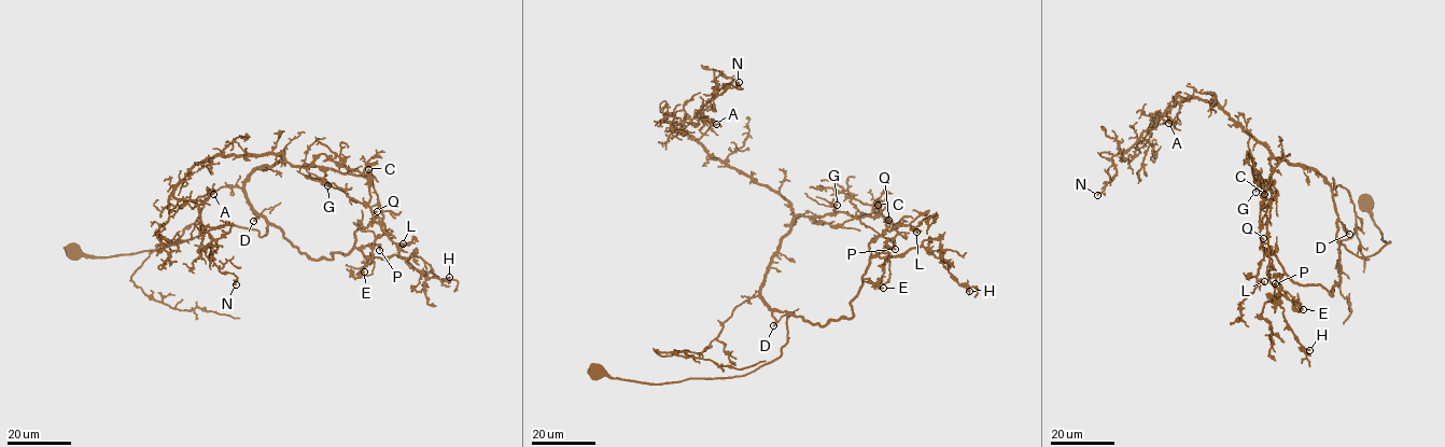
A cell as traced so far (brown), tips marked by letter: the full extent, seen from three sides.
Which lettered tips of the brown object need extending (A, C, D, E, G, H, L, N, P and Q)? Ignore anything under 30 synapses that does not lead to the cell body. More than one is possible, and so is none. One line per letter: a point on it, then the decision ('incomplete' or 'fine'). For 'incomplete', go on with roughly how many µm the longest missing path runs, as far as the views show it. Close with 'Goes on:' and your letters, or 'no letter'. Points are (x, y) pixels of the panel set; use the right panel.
A: place (1168, 123); fine
C: place (1264, 194); fine
D: place (1349, 234); incomplete; missing 70 µm
E: place (1303, 309); fine
G: place (1256, 192); fine
H: place (1309, 350); fine
L: place (1264, 281); fine
N: place (1097, 195); fine
P: place (1275, 283); fine
Q: place (1263, 238); fine
Goes on: D

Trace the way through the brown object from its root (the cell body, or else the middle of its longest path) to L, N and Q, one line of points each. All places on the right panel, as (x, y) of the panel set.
L: (1365, 203), (1390, 242), (1361, 257), (1336, 239), (1333, 294), (1293, 281), (1266, 250), (1264, 281)
N: (1365, 203), (1390, 242), (1361, 257), (1337, 241), (1327, 179), (1193, 97), (1113, 155), (1097, 195)
Q: (1365, 203), (1382, 239), (1390, 242), (1361, 257), (1336, 239), (1340, 281), (1331, 295), (1291, 279), (1263, 238)

